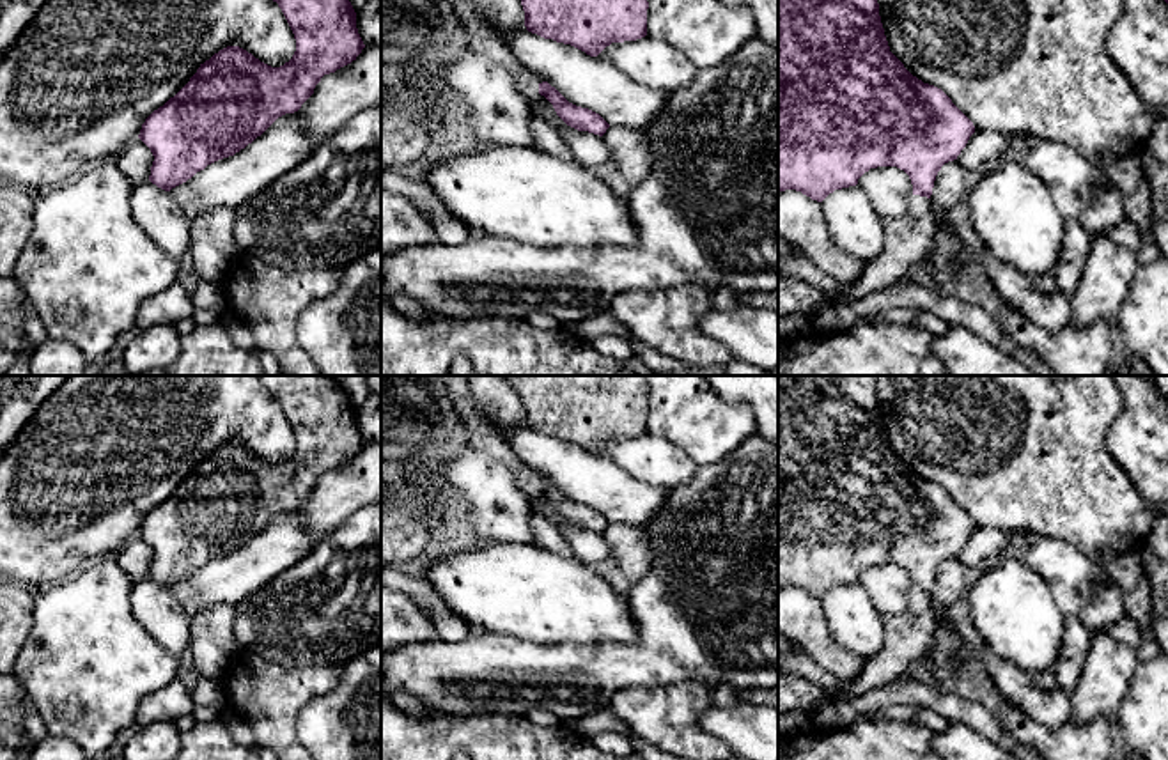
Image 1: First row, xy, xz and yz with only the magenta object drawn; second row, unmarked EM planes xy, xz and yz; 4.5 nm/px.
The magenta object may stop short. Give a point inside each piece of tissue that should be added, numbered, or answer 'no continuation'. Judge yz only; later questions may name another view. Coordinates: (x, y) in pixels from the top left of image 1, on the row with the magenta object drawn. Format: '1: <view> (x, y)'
1: yz (906, 240)

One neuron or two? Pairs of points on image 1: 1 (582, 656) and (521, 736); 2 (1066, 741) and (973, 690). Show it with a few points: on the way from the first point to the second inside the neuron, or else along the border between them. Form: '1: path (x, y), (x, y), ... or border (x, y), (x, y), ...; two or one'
1: border (484, 713), (518, 713), (525, 716); two
2: path (1043, 739), (1020, 728), (996, 704); one

